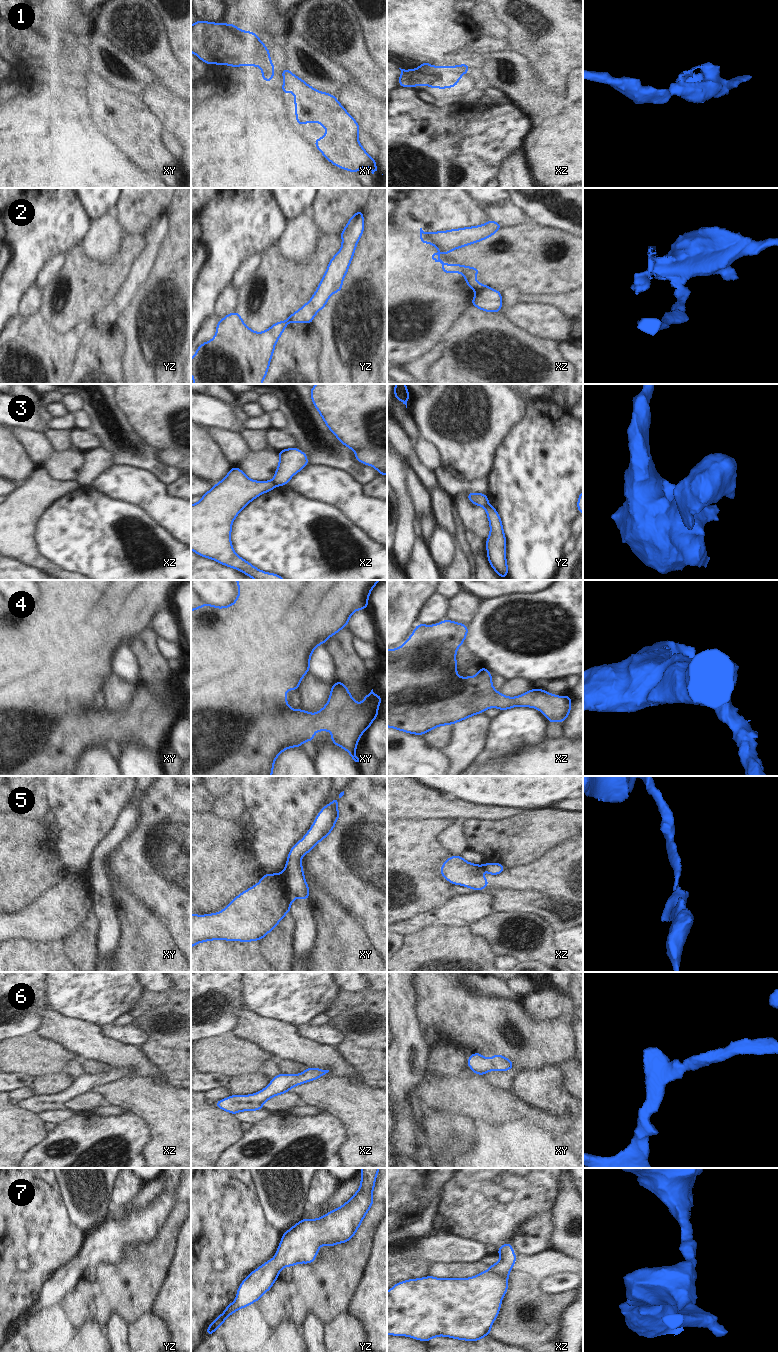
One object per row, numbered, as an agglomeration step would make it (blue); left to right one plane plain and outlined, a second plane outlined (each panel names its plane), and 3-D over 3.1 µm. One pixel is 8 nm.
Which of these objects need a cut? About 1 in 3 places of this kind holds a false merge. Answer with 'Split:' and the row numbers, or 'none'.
Split: 2, 3, 5

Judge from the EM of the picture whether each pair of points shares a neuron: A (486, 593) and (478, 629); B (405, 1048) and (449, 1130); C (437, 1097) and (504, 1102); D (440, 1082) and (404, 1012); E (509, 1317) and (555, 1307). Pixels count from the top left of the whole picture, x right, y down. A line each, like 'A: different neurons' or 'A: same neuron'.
A: different neurons
B: different neurons
C: same neuron
D: different neurons
E: same neuron

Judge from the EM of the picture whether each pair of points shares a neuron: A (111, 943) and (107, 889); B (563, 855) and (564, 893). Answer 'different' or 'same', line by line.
A: same
B: same

